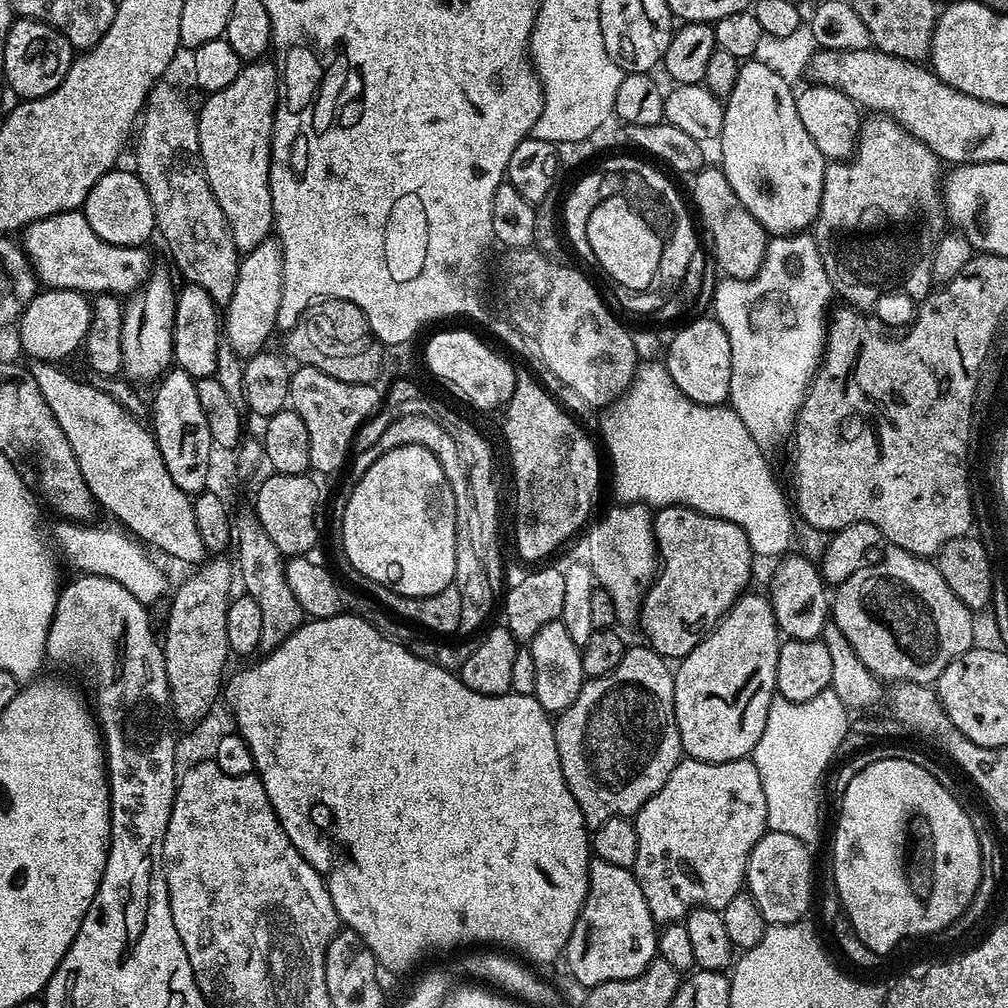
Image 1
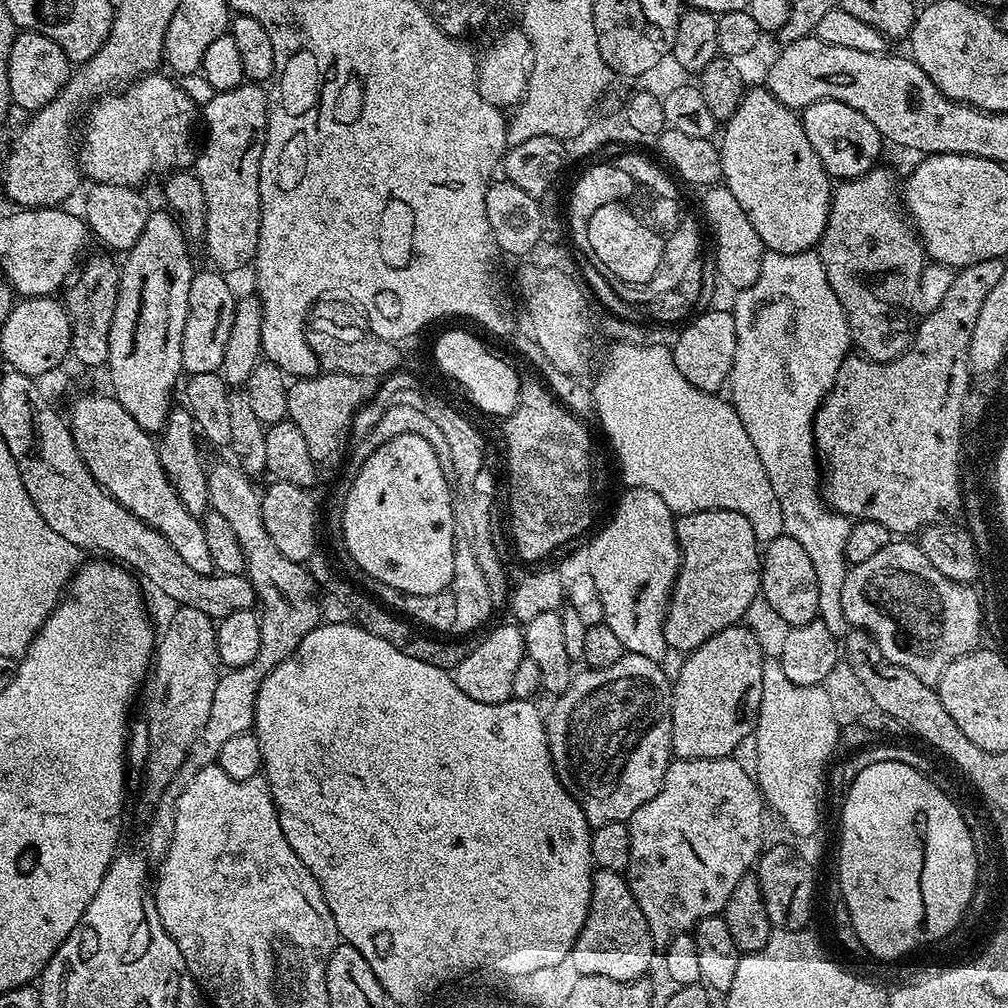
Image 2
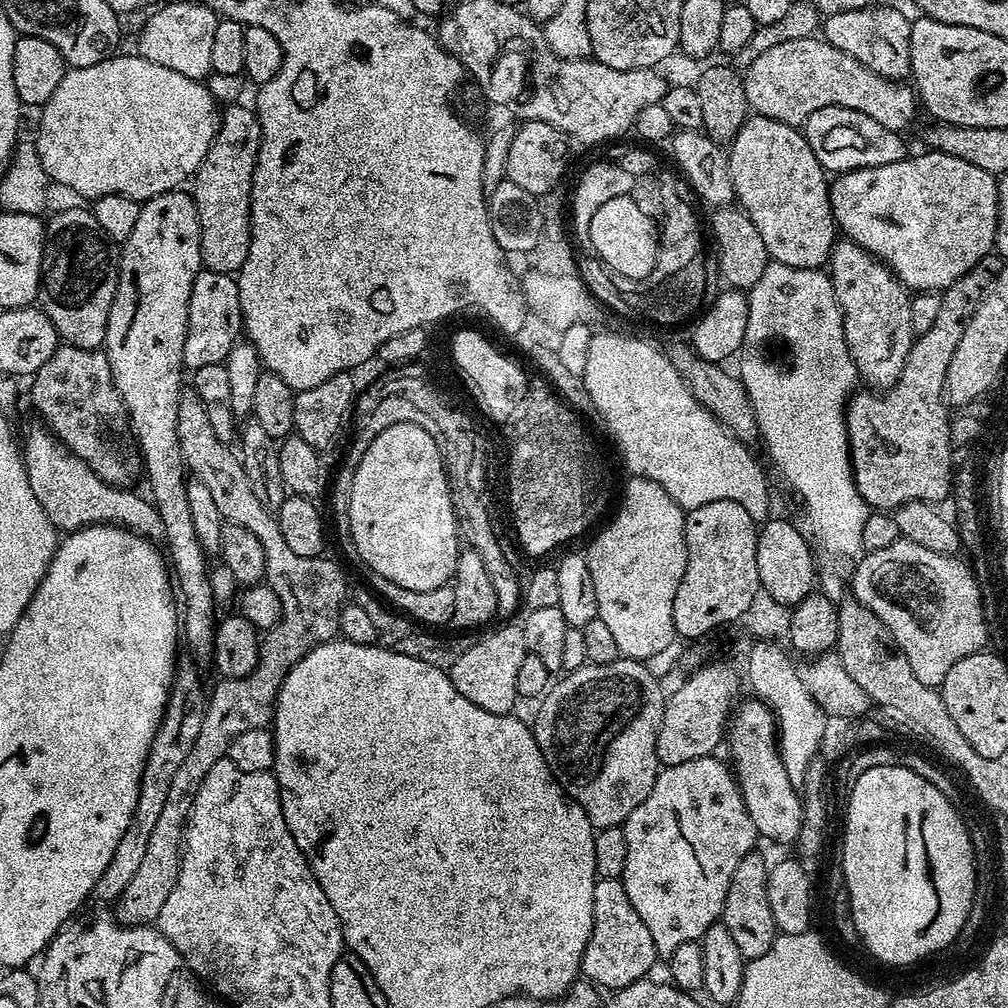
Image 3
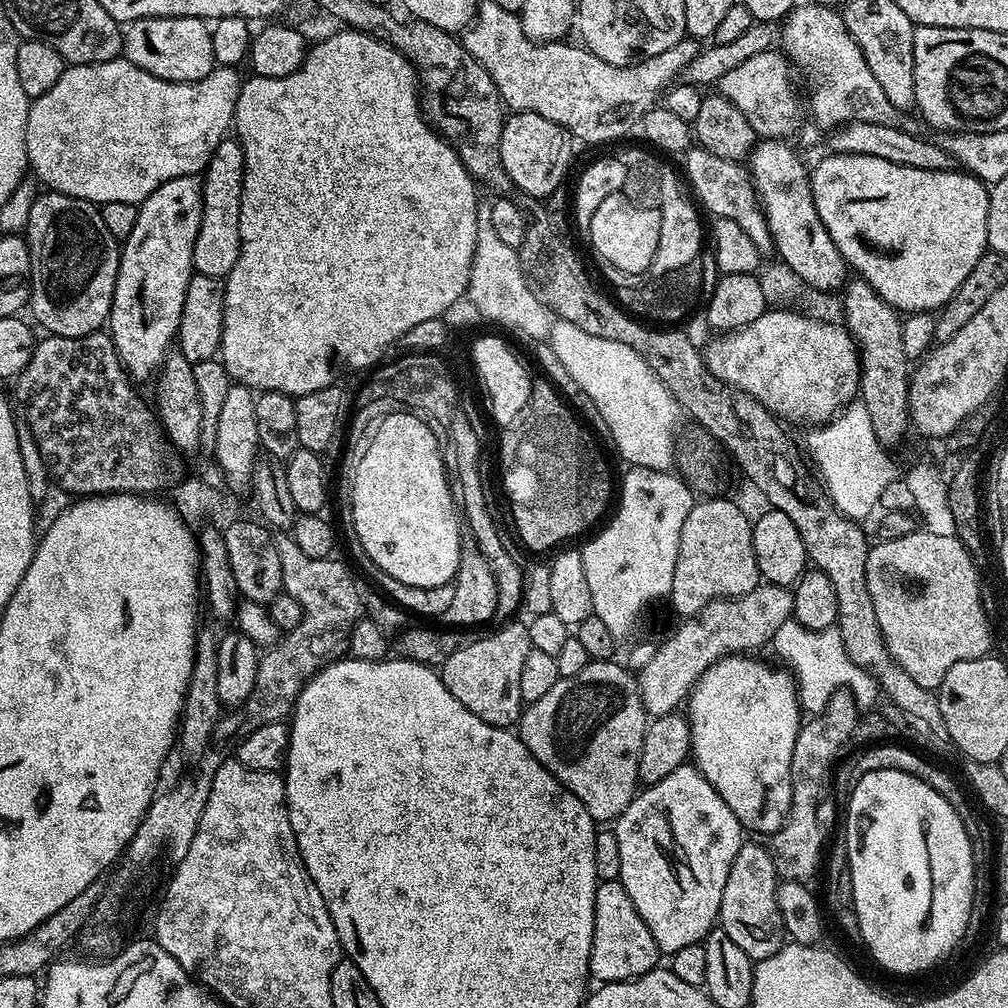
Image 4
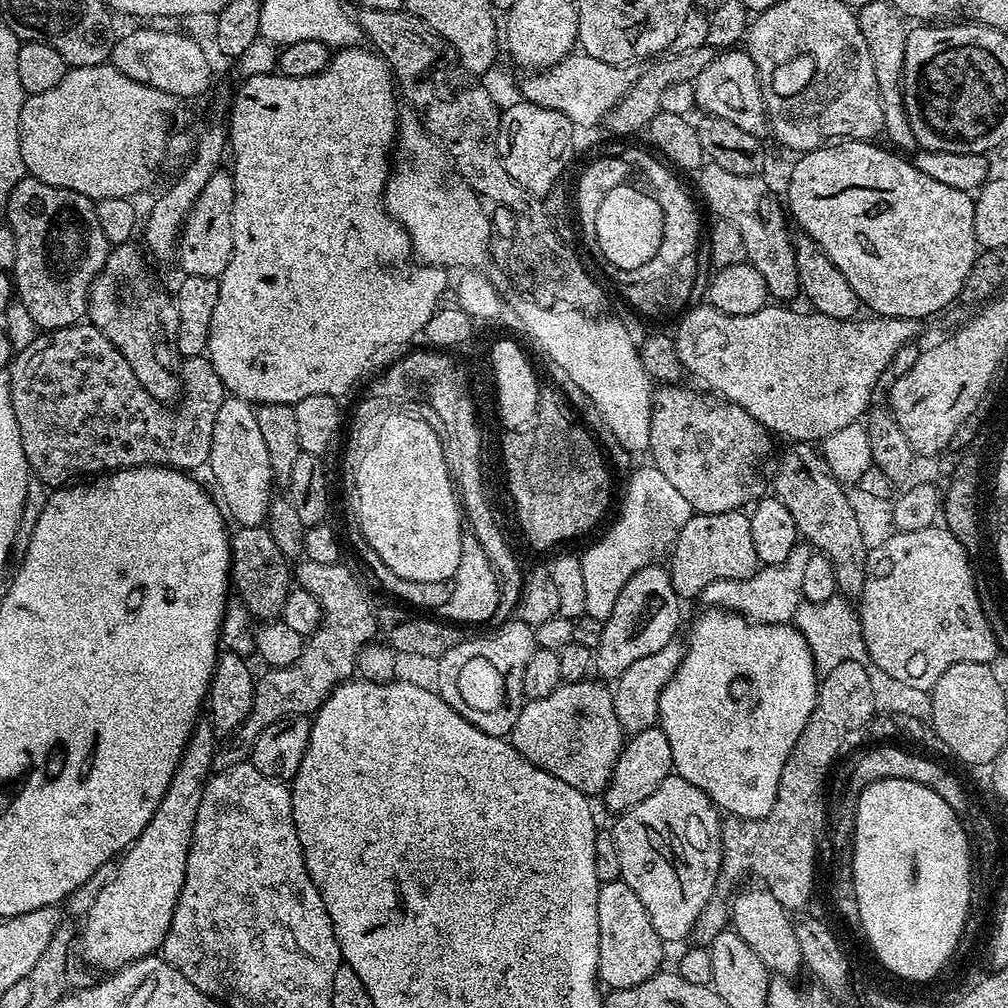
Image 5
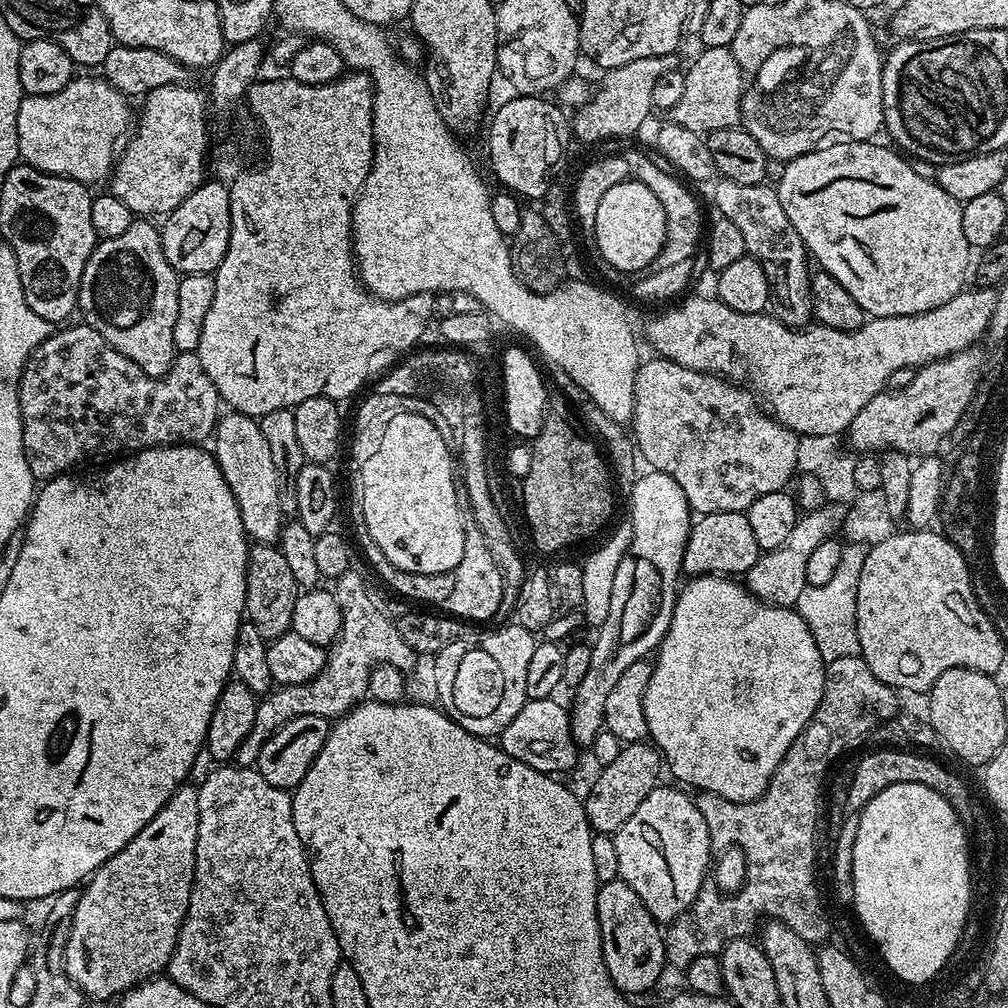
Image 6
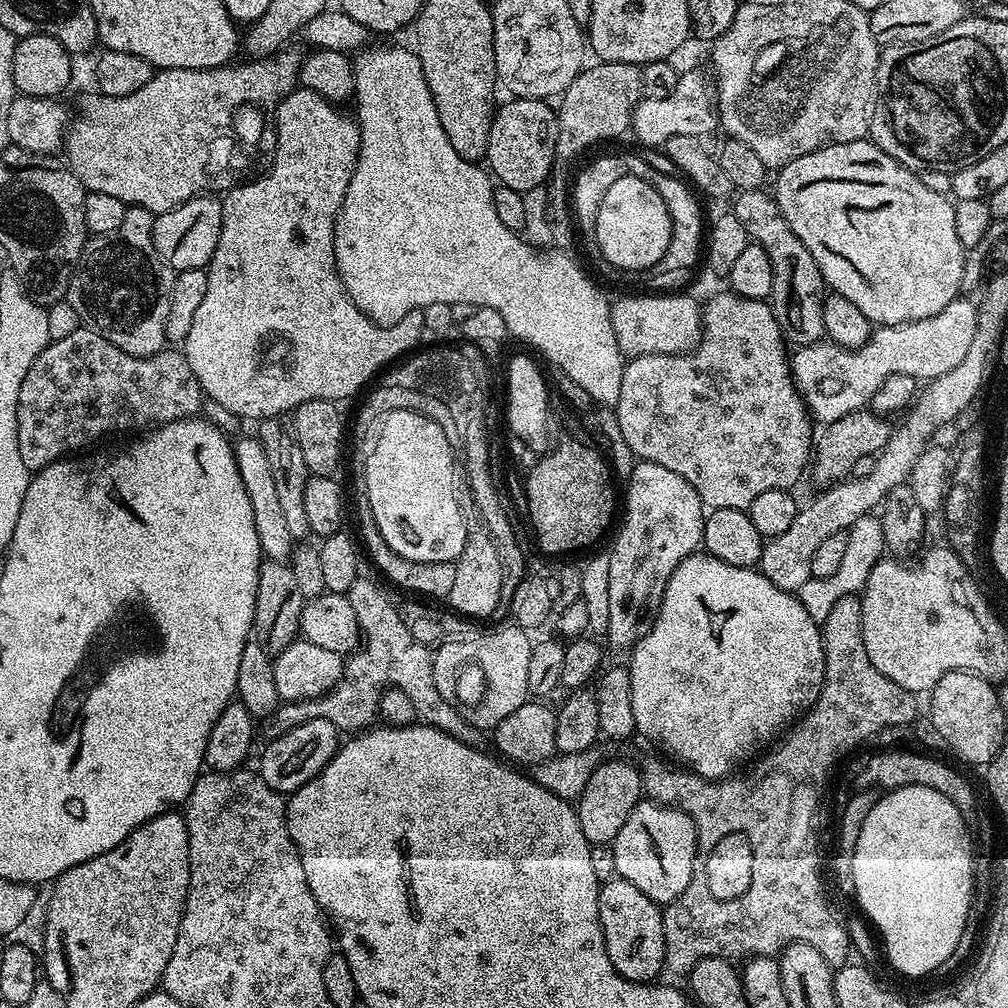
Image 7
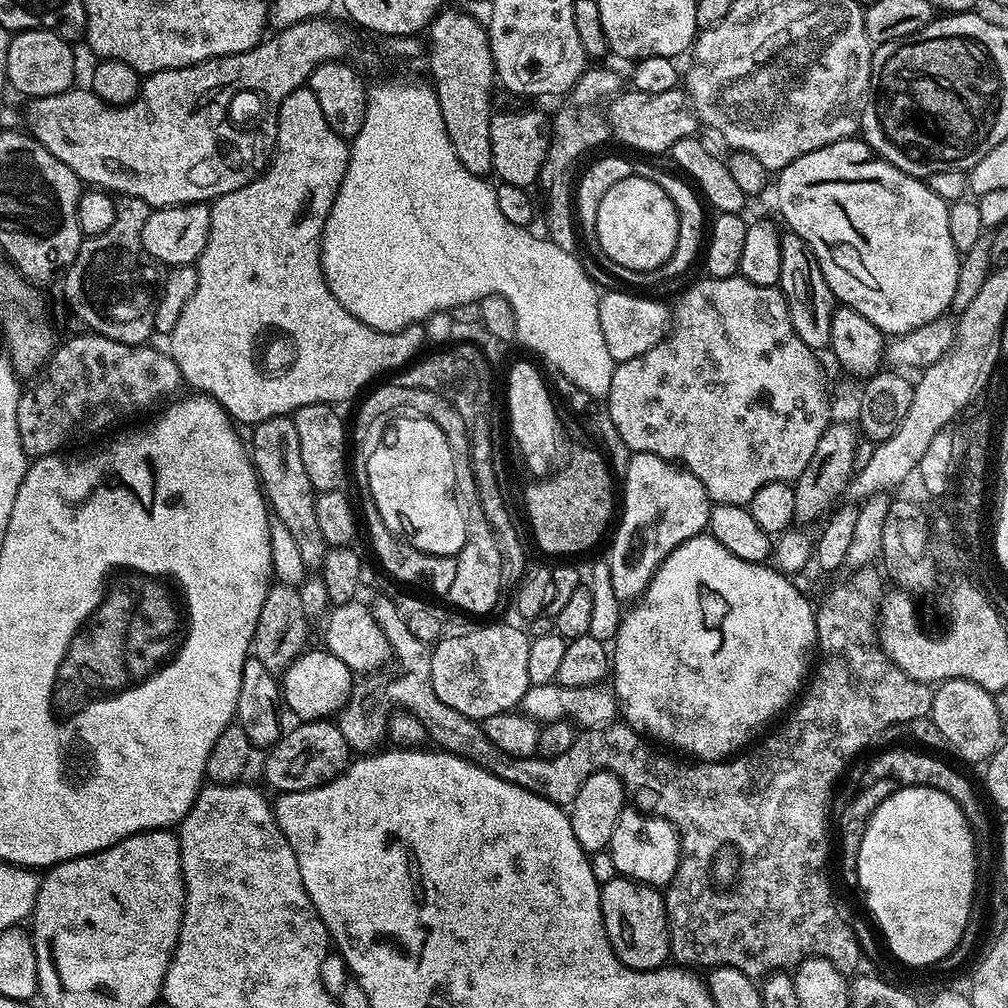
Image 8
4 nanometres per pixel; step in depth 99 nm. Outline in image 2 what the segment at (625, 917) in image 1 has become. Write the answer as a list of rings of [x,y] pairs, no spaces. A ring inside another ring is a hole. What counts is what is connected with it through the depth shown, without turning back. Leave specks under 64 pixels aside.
[[[596,870],[592,874],[592,893],[586,922],[572,947],[570,963],[578,976],[602,975],[618,982],[639,981],[647,977],[652,964],[652,935],[642,914],[642,906],[634,902],[627,879],[621,873]]]

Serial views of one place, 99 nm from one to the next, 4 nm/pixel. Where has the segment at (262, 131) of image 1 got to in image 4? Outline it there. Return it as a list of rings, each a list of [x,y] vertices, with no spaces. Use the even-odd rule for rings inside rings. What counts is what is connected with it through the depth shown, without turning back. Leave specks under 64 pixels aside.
[[[226,138],[217,148],[213,148],[212,157],[208,159],[208,166],[202,173],[202,183],[204,186],[204,205],[202,206],[202,222],[198,230],[198,238],[194,242],[194,258],[192,259],[193,269],[202,276],[215,276],[217,278],[227,277],[230,270],[234,270],[234,262],[238,262],[240,253],[240,211],[242,210],[242,182],[244,181],[244,155],[239,140],[235,138]]]

